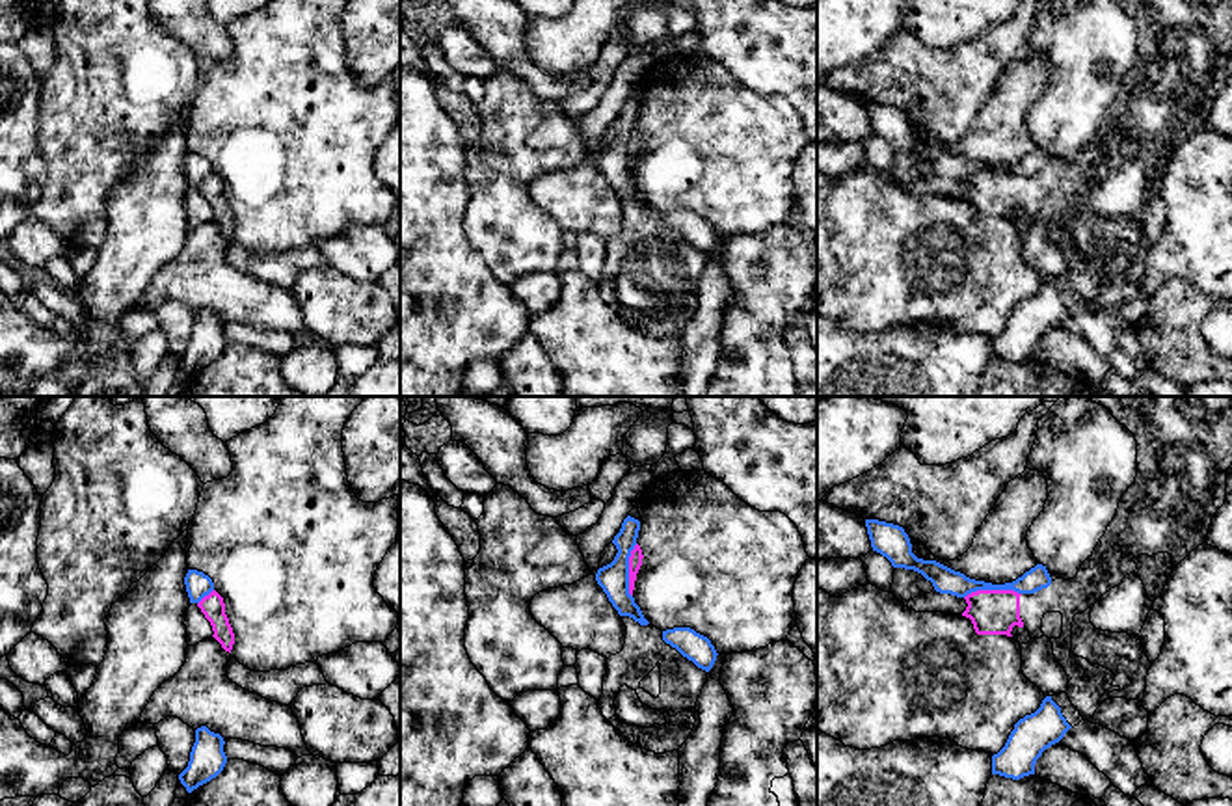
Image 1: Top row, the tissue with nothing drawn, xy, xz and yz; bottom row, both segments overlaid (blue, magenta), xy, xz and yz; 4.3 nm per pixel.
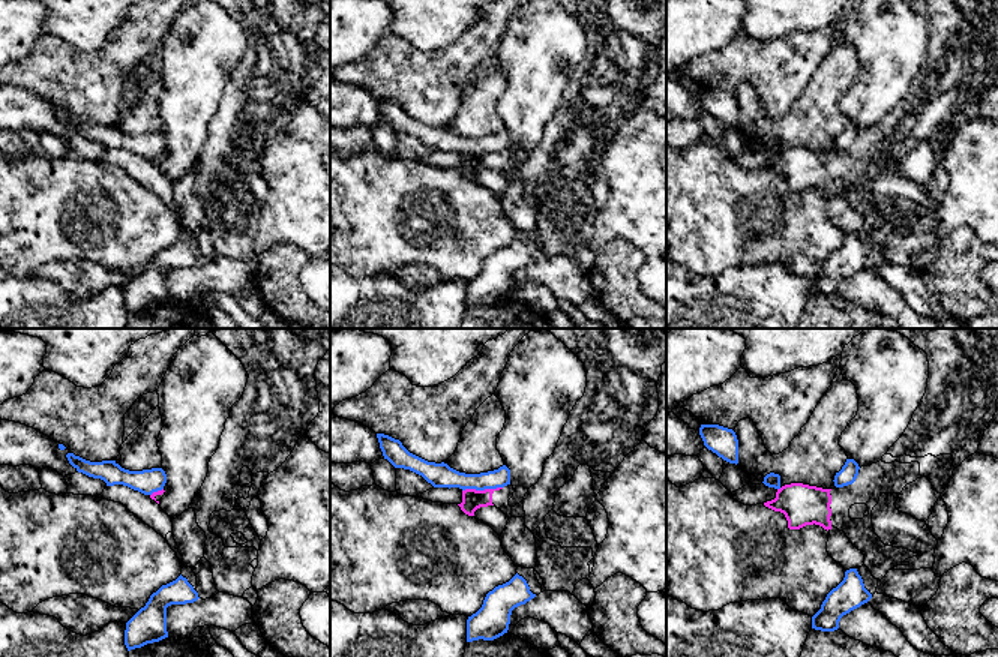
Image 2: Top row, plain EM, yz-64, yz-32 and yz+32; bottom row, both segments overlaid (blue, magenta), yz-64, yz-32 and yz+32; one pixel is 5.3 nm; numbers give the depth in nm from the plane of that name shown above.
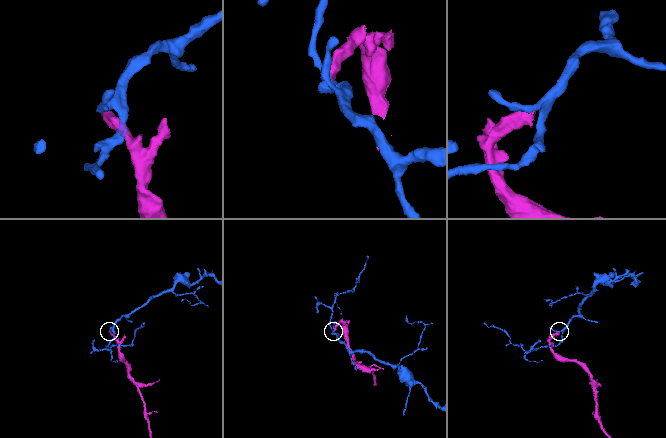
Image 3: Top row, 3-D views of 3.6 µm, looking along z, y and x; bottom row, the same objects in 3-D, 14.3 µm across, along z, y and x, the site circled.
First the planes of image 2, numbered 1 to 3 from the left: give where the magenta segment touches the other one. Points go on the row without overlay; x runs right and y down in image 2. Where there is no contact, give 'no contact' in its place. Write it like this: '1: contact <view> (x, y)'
1: contact yz-64 (156, 155)
2: contact yz-32 (482, 153)
3: no contact

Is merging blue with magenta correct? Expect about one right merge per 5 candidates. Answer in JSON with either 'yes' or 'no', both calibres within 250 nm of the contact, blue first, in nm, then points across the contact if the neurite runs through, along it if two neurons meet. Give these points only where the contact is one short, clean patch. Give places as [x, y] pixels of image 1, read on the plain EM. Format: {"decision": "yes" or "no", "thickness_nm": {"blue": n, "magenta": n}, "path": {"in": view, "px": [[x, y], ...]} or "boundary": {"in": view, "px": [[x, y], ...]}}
{"decision": "no", "thickness_nm": {"blue": 120, "magenta": 190}, "boundary": {"in": "yz", "px": [[1020, 175], [972, 174], [964, 181]]}}

